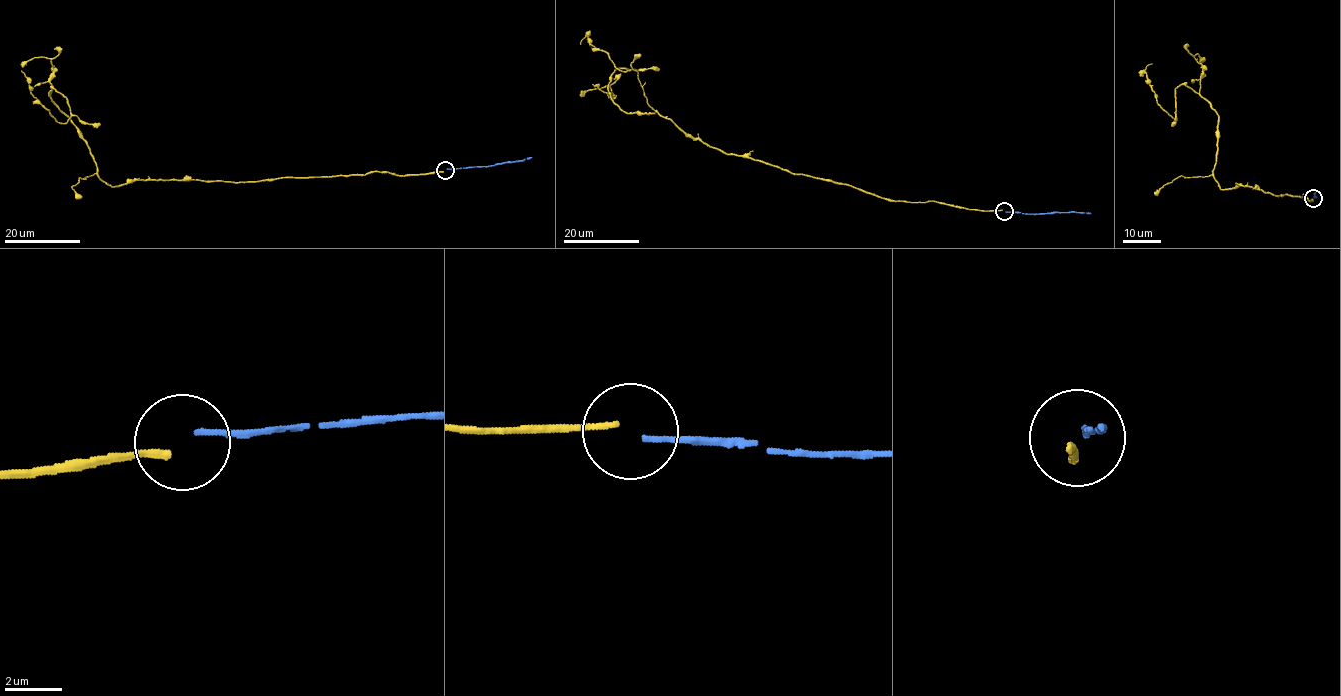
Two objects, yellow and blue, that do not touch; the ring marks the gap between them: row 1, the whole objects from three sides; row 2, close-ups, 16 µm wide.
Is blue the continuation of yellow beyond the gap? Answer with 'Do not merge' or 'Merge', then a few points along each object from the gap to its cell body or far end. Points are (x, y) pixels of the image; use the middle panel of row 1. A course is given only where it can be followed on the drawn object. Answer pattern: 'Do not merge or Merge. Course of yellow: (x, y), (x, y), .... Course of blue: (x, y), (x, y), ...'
Do not merge. Course of yellow: (1002, 210), (891, 201), (726, 154), (658, 112), (625, 113), (608, 89), (629, 70), (580, 44). Course of blue: (1005, 211), (1090, 213)

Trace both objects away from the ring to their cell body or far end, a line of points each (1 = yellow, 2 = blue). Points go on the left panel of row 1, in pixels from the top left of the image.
1: (443, 171), (112, 187), (49, 95), (52, 87), (66, 98), (70, 118), (59, 123), (21, 70)
2: (446, 169), (492, 166), (531, 157)

